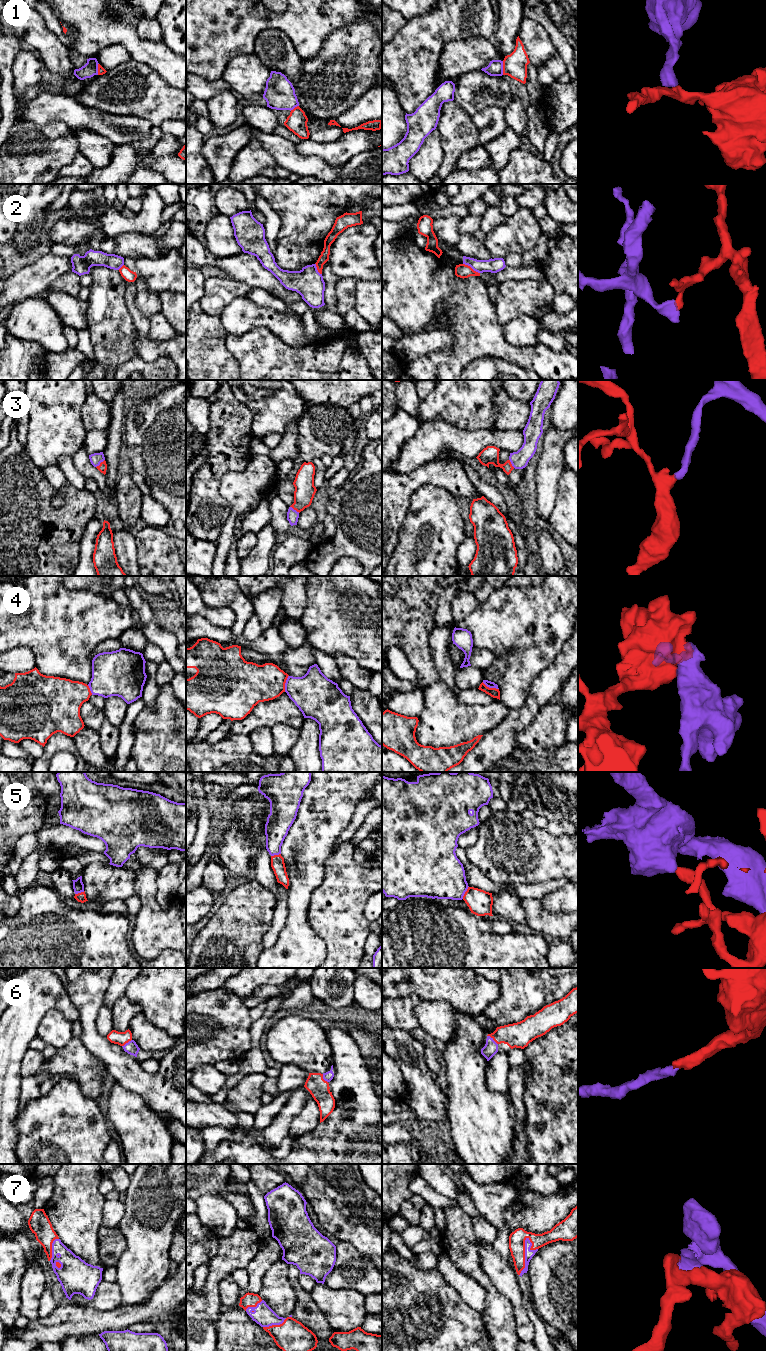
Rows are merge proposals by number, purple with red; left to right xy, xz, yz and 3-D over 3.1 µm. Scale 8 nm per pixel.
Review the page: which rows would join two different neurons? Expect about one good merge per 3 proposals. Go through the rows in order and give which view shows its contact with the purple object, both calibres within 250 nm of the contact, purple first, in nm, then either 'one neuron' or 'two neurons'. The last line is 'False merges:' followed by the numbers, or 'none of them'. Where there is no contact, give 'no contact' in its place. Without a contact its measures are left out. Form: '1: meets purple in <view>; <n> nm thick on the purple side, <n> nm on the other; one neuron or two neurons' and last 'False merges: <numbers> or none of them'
1: meets purple in yz; 130 nm thick on the purple side, 190 nm on the other; two neurons
2: meets purple in yz; 120 nm thick on the purple side, 110 nm on the other; two neurons
3: meets purple in xy; 90 nm thick on the purple side, 70 nm on the other; one neuron
4: meets purple in xz; 340 nm thick on the purple side, 320 nm on the other; two neurons
5: meets purple in yz; 380 nm thick on the purple side, 200 nm on the other; two neurons
6: meets purple in yz; 110 nm thick on the purple side, 200 nm on the other; one neuron
7: meets purple in yz; 70 nm thick on the purple side, 130 nm on the other; one neuron
False merges: 1, 2, 4, 5

